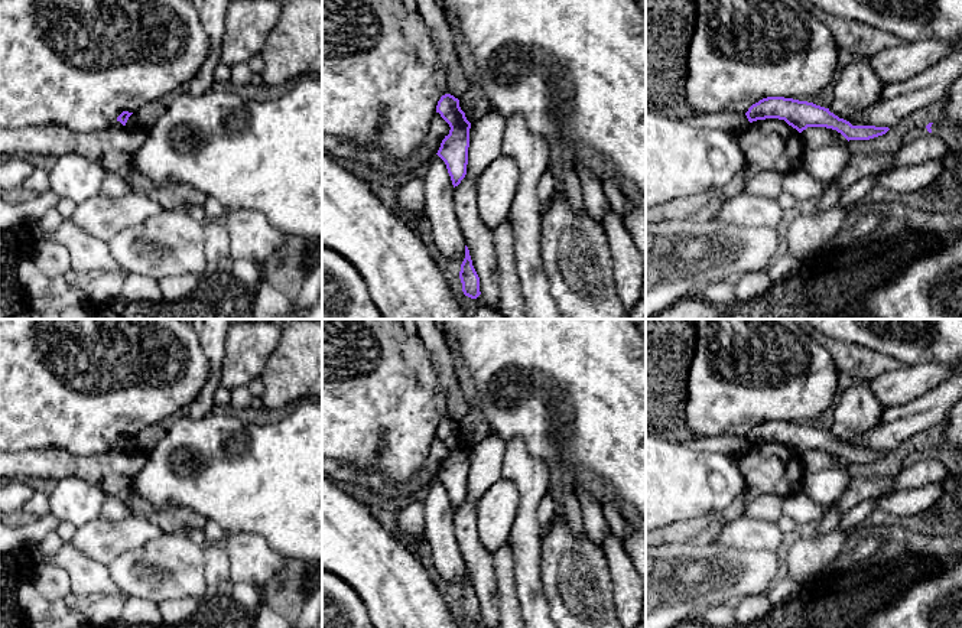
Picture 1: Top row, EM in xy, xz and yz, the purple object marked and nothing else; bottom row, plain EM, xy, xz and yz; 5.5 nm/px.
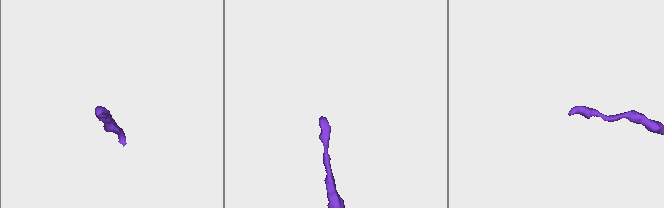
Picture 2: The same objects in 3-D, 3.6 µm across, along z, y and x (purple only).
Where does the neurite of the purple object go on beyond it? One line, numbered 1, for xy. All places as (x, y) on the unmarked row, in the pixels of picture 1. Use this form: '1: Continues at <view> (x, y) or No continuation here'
1: No continuation here

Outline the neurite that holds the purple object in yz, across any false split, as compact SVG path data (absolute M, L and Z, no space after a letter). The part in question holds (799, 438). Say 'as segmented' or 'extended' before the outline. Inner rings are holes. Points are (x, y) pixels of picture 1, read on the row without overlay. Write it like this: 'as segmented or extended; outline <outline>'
as segmented; outline M767 420L753 427L745 436L750 446L766 442L784 443L799 456L807 450L826 450L841 456L849 463L870 463L885 458L888 450L852 449L839 442L829 432L807 424L799 424L784 420Z

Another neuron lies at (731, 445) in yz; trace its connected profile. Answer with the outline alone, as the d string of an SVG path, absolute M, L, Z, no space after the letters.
M735 435L696 436L692 440L685 440L683 443L699 450L709 450L735 458L745 453L750 448L745 437Z

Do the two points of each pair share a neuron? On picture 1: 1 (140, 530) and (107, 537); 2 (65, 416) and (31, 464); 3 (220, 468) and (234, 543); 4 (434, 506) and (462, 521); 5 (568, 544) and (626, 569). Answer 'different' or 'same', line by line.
1: same
2: different
3: different
4: different
5: different

